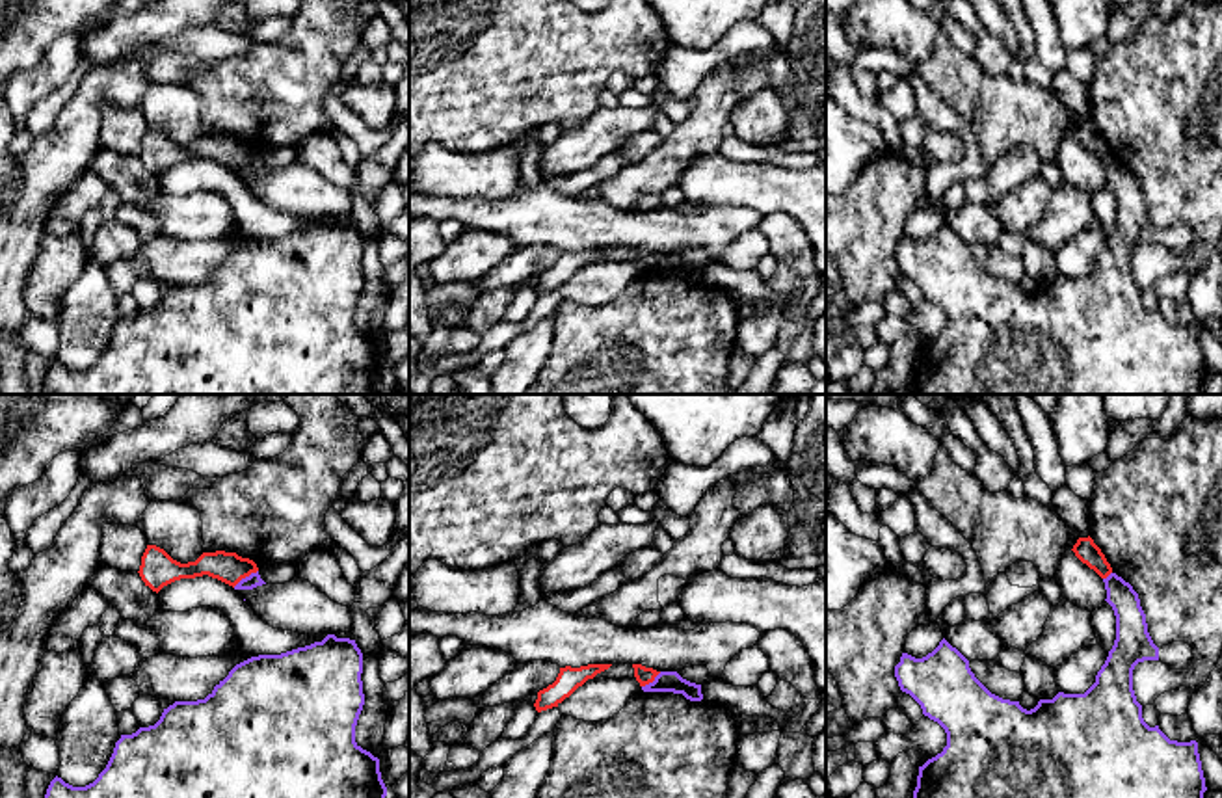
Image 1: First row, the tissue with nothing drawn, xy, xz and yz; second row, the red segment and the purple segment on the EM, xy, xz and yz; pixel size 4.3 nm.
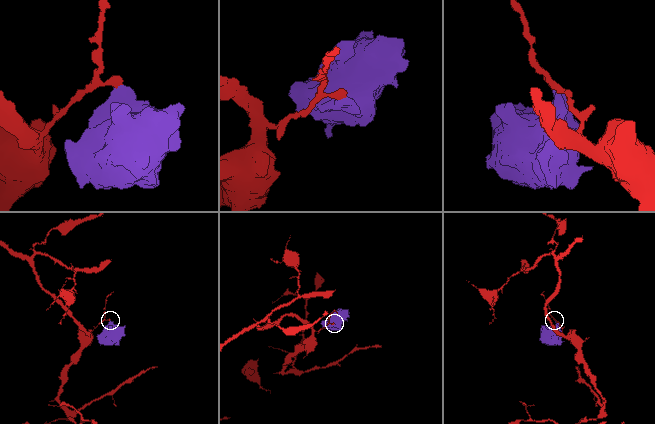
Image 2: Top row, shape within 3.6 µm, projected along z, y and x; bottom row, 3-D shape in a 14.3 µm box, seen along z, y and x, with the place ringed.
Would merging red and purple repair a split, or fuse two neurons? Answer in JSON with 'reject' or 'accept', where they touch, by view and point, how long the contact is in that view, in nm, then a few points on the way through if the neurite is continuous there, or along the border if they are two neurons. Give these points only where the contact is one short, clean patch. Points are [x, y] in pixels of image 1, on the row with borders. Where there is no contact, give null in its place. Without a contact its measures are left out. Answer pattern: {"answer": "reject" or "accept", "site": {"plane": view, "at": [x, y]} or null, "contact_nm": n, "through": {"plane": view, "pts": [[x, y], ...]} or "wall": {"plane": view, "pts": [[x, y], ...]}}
{"answer": "reject", "site": {"plane": "xy", "at": [244, 577]}, "contact_nm": 130, "wall": {"plane": "xy", "pts": [[257, 570], [233, 586]]}}

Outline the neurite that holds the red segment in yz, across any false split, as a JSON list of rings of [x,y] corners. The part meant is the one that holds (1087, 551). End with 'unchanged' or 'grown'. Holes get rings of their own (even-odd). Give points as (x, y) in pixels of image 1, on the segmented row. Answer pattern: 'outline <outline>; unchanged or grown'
outline [[[1090,536],[1079,538],[1071,551],[1083,564],[1094,569],[1101,579],[1107,579],[1112,573],[1110,564],[1107,562],[1105,554]]]; unchanged

